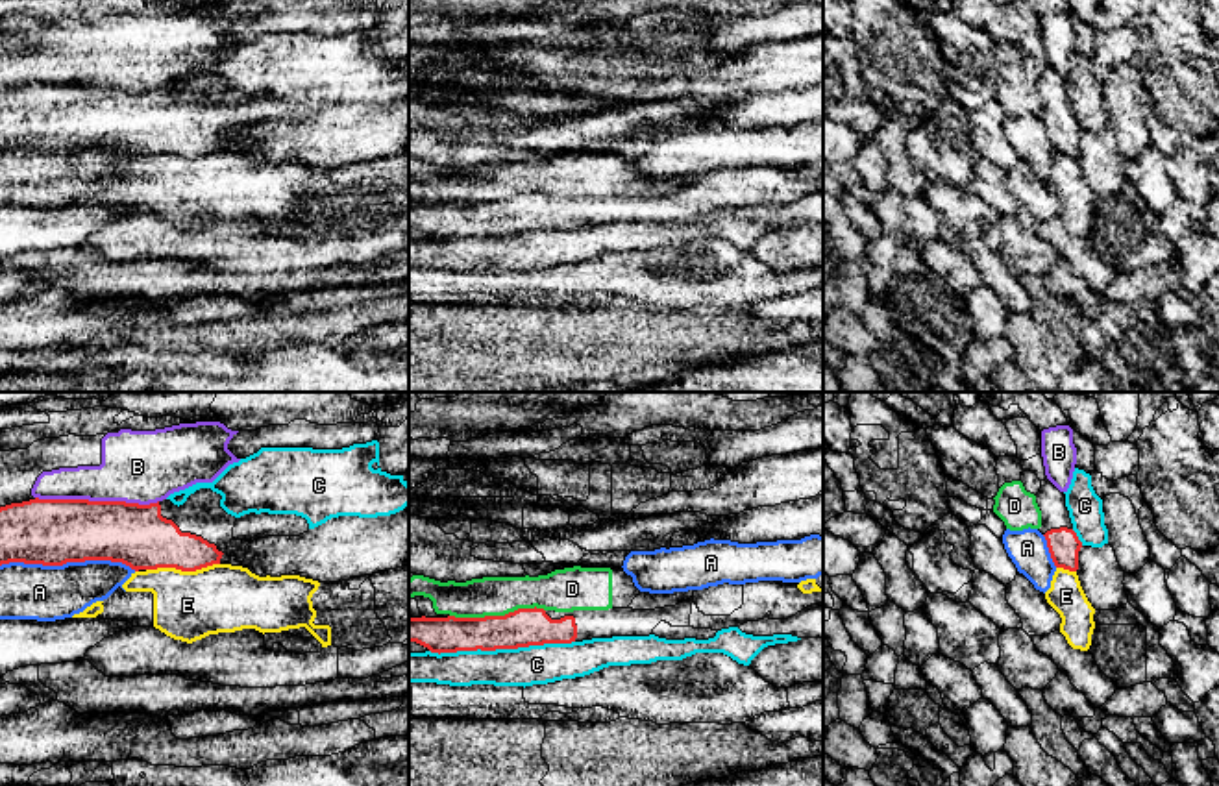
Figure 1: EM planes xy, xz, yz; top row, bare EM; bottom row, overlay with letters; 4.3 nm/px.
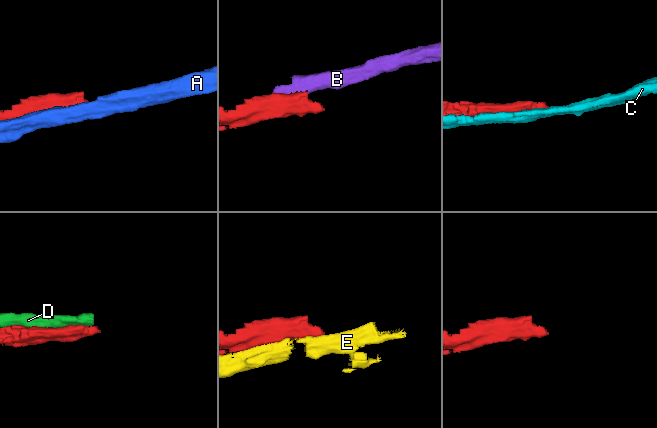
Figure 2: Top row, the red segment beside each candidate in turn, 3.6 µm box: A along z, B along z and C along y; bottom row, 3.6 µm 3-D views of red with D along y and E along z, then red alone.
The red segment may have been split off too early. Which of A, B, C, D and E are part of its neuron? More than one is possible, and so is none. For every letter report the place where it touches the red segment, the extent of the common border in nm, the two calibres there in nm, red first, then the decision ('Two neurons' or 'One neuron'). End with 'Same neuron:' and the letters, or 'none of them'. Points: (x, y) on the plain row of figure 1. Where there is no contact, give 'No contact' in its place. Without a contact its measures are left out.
A: Touches red at xy (69, 147). Shared border 600 nm. Thickness 280 nm (red) against 240 nm. Two neurons
B: Touches red at xy (97, 87). Shared border 550 nm. Thickness 280 nm (red) against 320 nm. Two neurons
C: Touches red at xz (502, 233). Shared border 650 nm. Thickness 170 nm (red) against 180 nm. Two neurons
D: Touches red at xz (496, 202). Shared border 420 nm. Thickness 170 nm (red) against 180 nm. Two neurons
E: Touches red at xy (182, 156). Shared border 320 nm. Thickness 280 nm (red) against 300 nm. Two neurons
Same neuron: none of them

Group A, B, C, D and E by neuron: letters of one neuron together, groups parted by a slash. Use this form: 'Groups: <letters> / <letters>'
Groups: A / B / C / D / E

